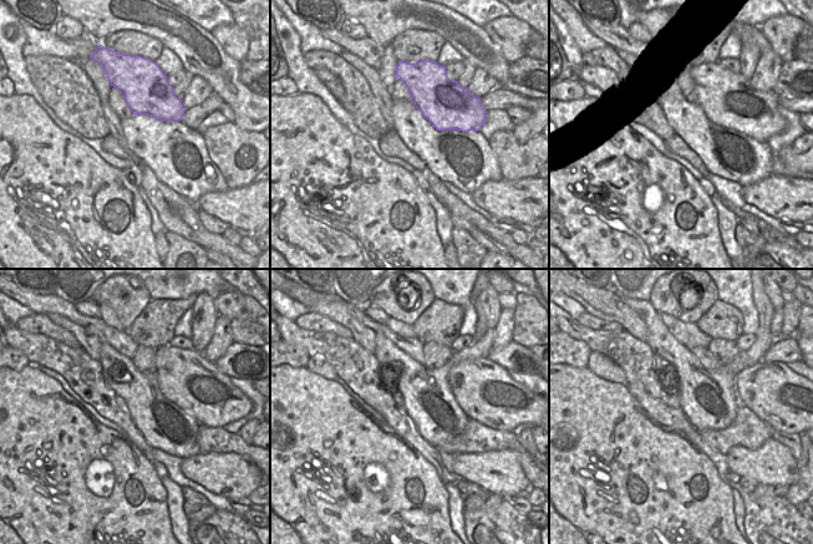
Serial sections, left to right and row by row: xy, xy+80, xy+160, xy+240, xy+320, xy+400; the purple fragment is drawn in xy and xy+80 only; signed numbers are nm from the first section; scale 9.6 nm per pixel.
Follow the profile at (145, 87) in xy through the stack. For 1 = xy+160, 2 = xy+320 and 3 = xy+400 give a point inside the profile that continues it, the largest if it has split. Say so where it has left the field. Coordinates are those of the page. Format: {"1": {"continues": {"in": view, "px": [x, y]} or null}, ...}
{"1": {"continues": {"in": "xy+160", "px": [728, 100]}}, "2": {"continues": {"in": "xy+320", "px": [484, 391]}}, "3": {"continues": {"in": "xy+400", "px": [791, 403]}}}

